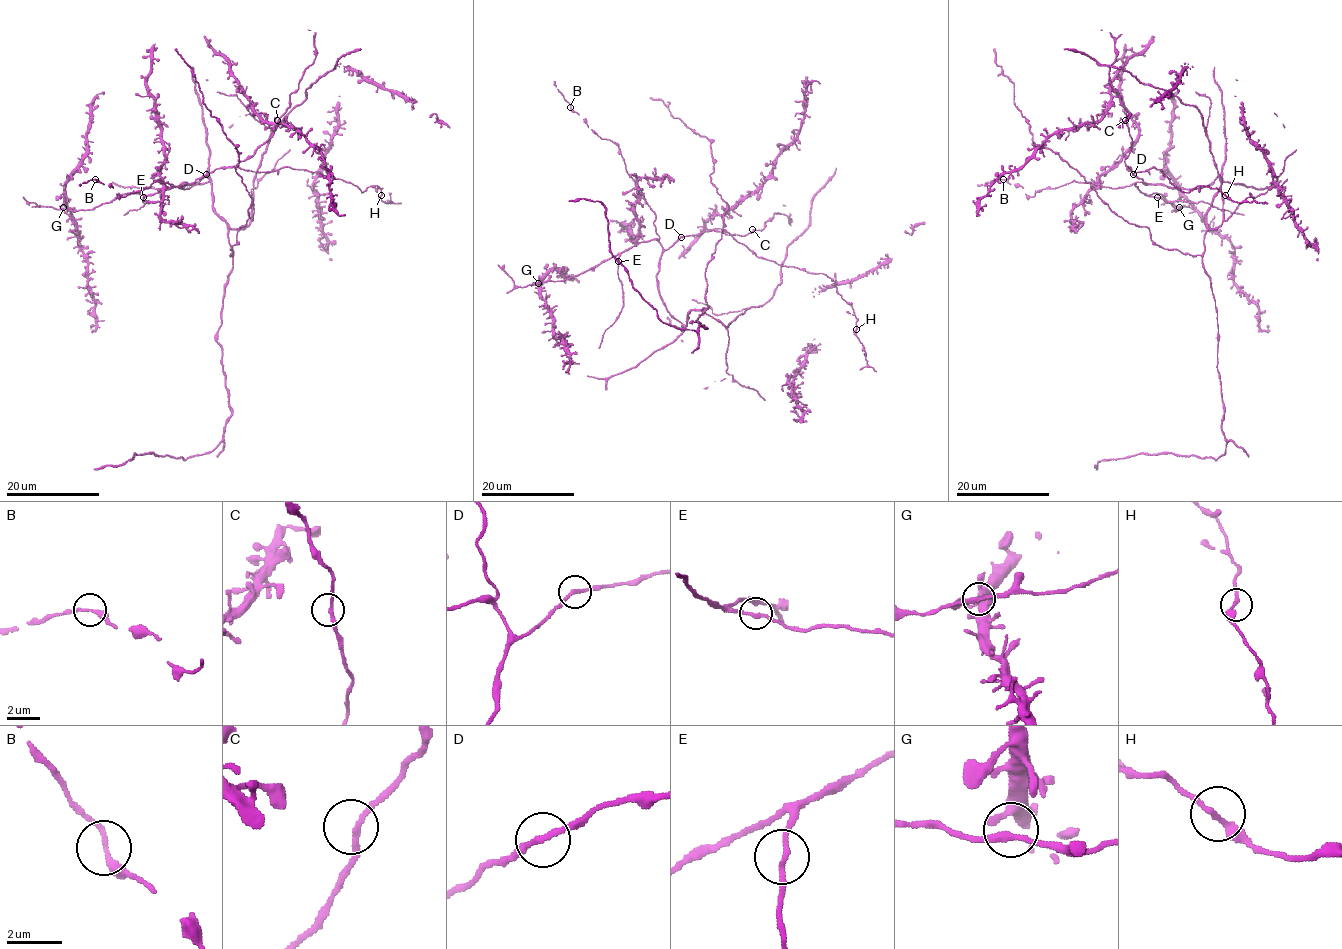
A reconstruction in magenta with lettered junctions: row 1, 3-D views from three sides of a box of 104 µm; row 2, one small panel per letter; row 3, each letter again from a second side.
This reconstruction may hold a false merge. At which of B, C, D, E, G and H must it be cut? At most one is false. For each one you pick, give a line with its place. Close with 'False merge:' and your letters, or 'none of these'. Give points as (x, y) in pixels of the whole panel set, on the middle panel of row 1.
False merge: none of these

